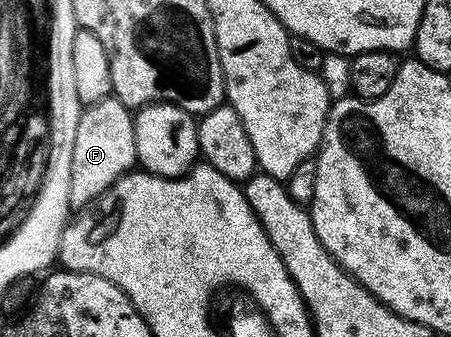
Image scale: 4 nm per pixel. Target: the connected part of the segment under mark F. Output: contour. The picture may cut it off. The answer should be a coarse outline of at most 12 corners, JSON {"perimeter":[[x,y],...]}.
{"perimeter":[[84,105],[72,203],[98,199],[136,165],[132,107]]}

